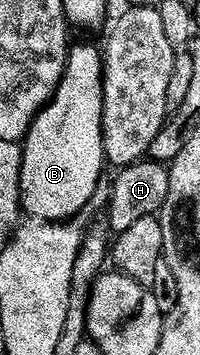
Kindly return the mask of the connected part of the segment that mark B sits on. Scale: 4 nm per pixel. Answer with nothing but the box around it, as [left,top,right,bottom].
[21,43,107,222]

